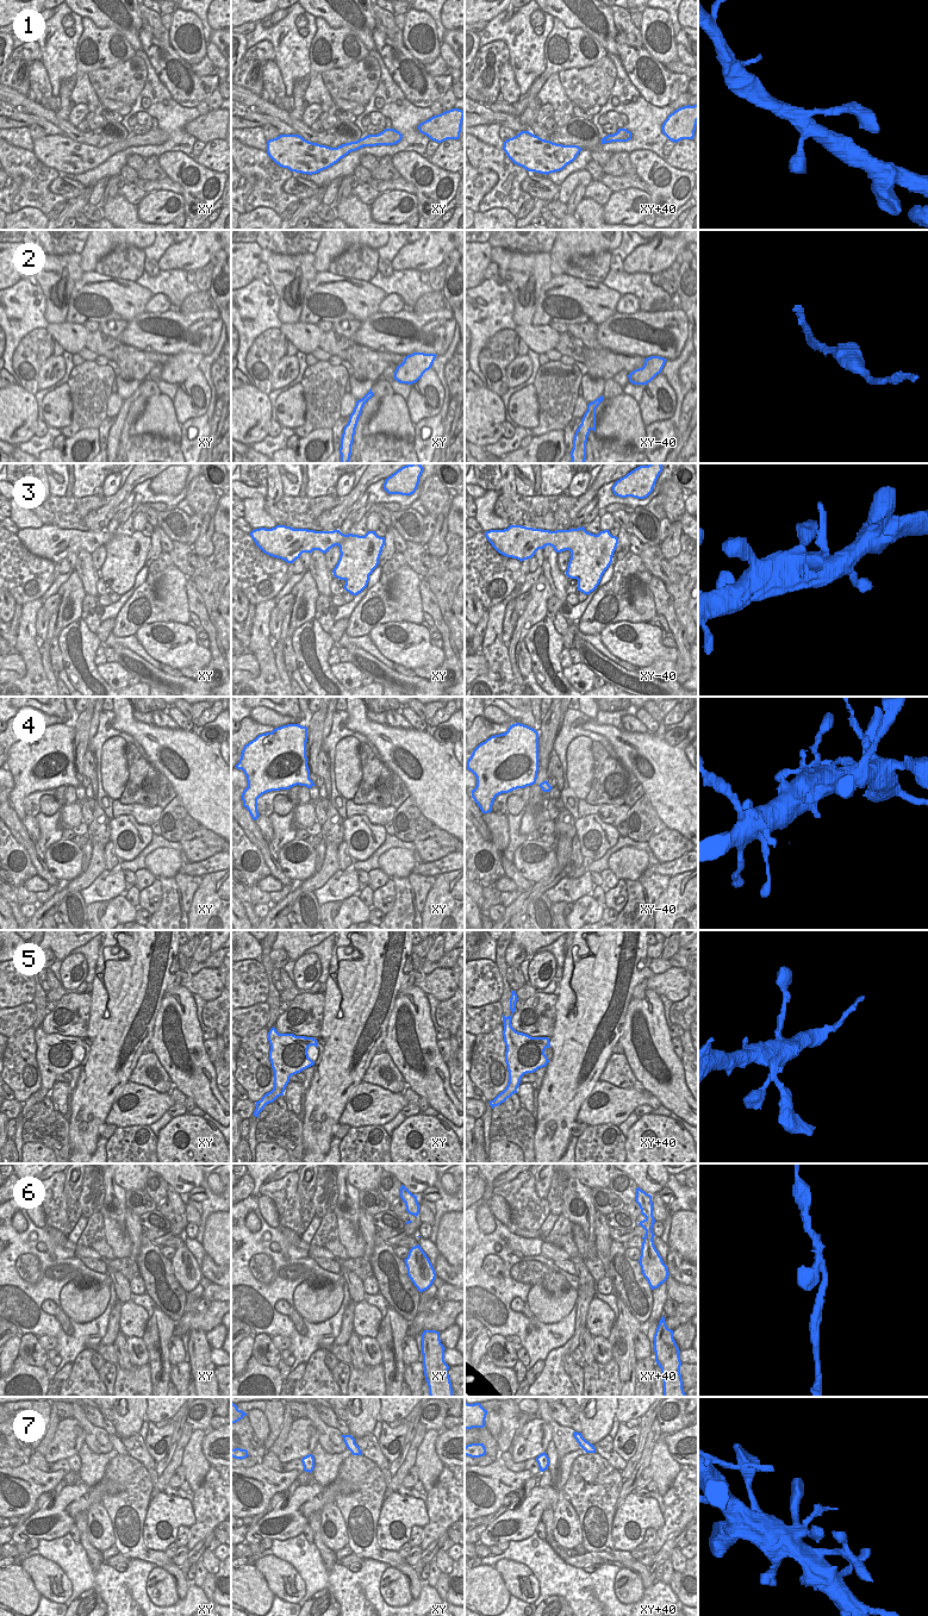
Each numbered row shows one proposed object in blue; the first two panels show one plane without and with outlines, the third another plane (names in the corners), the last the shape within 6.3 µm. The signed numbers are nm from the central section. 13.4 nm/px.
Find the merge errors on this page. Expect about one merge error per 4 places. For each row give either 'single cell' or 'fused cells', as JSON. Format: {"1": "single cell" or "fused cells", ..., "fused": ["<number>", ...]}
{"1": "single cell", "2": "single cell", "3": "single cell", "4": "single cell", "5": "single cell", "6": "fused cells", "7": "single cell", "fused": ["6"]}

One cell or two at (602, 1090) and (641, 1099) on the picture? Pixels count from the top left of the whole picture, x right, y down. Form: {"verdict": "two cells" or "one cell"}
{"verdict": "one cell"}

